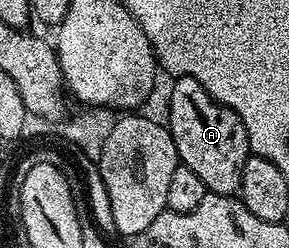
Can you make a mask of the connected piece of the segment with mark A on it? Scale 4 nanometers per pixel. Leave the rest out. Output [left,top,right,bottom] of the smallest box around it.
[165,75,251,195]

